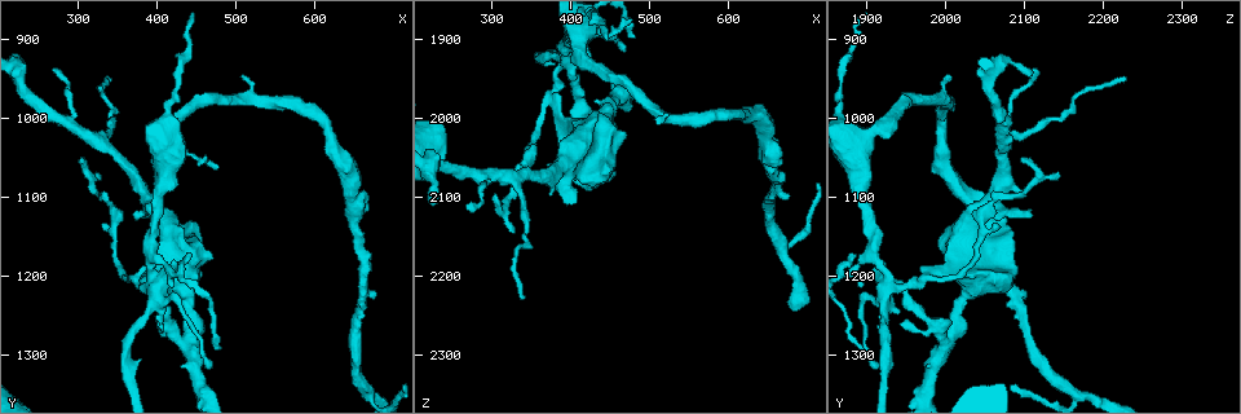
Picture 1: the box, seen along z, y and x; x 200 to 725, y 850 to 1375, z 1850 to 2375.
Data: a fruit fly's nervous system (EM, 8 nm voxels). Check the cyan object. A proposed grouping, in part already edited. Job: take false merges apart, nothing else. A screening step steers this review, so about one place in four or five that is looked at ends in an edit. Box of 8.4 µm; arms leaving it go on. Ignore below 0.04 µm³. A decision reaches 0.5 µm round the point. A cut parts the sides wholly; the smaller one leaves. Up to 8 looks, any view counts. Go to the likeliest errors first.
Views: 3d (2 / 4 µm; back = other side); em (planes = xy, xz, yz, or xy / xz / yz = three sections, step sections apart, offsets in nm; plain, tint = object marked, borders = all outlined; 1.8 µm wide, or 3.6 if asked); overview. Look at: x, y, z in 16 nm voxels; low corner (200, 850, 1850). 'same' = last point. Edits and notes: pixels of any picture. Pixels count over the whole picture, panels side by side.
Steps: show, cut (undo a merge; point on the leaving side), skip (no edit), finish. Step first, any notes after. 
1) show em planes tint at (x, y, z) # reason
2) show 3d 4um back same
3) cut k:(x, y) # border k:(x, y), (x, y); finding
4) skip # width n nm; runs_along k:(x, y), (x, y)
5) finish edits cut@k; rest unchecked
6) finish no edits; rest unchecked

show 3d 2um back at (395, 1205, 1930) # two arms in line, one across

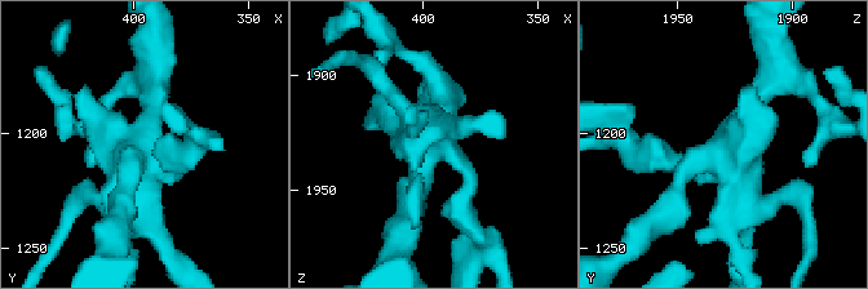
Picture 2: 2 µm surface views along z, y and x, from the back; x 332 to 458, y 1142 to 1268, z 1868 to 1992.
show em planes plain at (400, 1209, 1934)

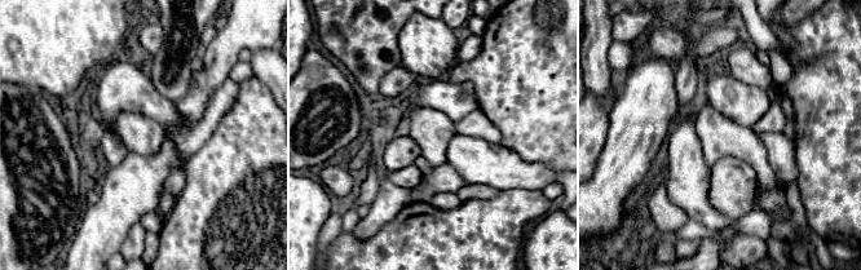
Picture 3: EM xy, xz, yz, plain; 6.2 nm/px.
show em planes tint same # where the object lies

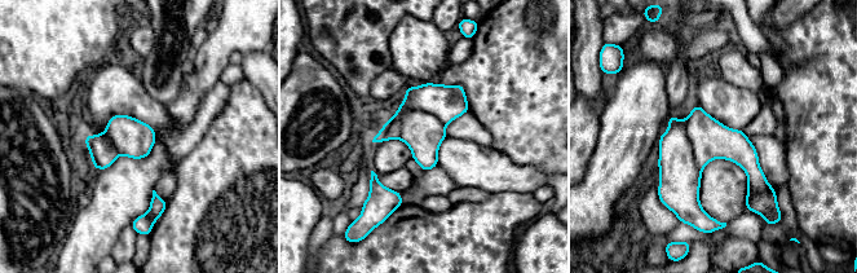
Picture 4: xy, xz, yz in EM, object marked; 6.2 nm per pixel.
cut 4:(447, 102) # part_leaving 4:(460, 89), (412, 100), (378, 139); a second neuron is stuck on

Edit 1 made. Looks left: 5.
show overview # redraw

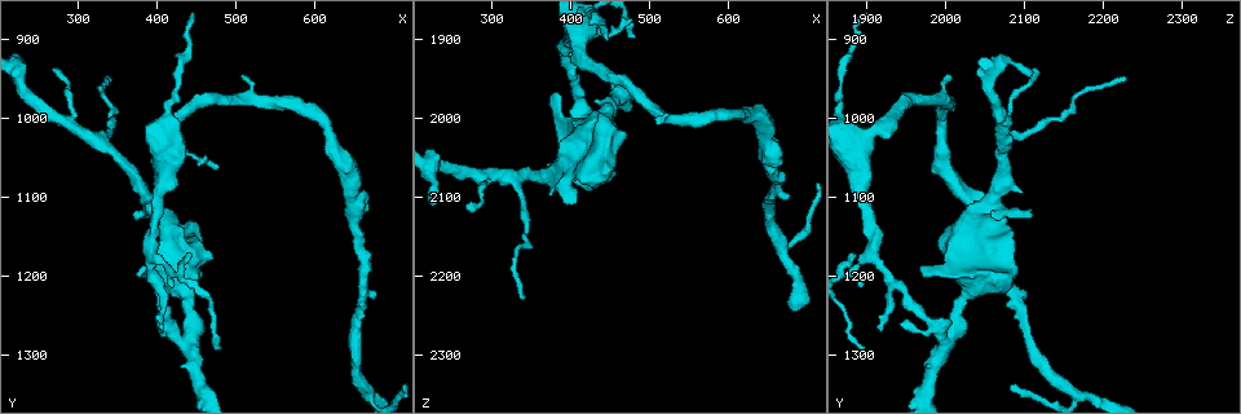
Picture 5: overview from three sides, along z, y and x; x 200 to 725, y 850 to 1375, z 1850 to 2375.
show 3d 4um at (435, 1280, 2000) # a fork

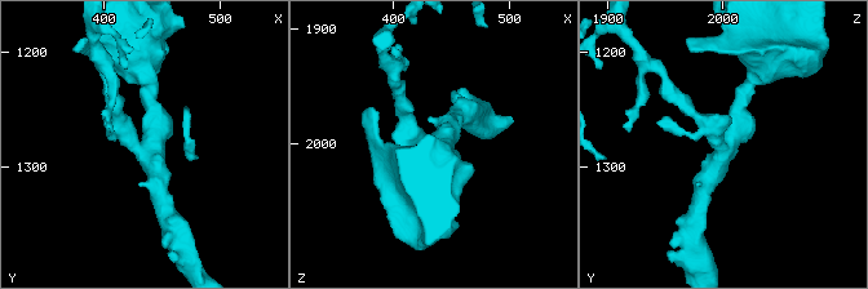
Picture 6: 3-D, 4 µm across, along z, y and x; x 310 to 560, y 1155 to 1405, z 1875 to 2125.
show em 3.6um xz step 16 tint at (438, 1286, 2002) # arms 3; arm_widths 220, 220, 260 nm; shape alone is not enough

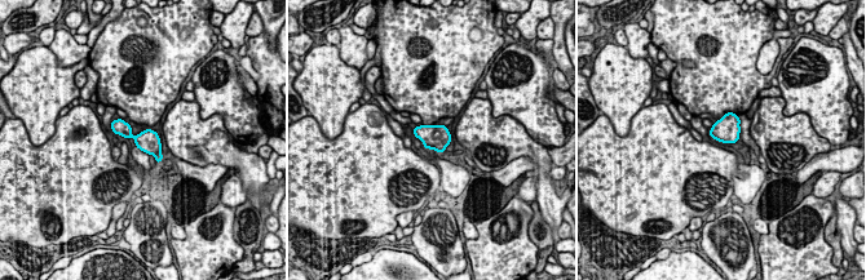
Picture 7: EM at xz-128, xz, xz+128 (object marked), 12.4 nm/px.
skip # all the same neuron

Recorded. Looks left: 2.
show 3d 2um at (400, 1125, 2070) # closes a loop

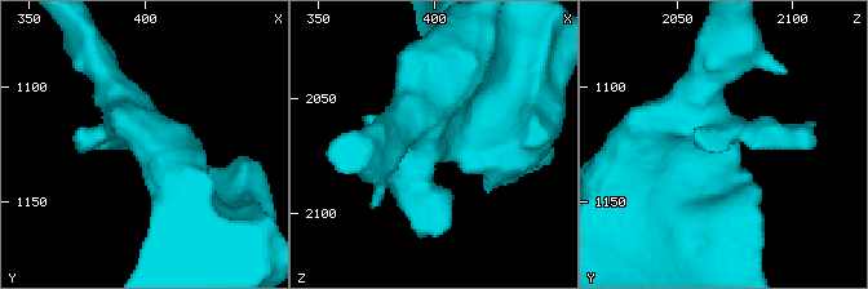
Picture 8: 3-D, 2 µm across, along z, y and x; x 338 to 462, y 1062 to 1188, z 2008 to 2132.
show em planes tint same

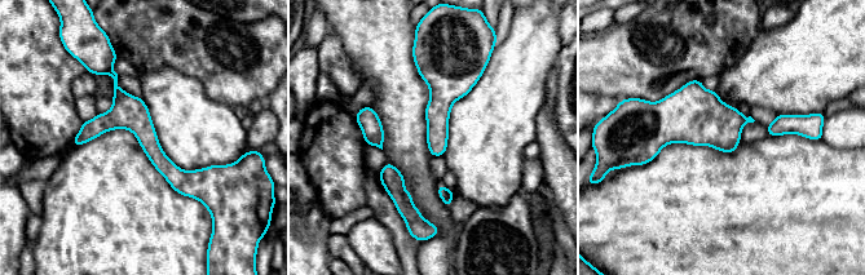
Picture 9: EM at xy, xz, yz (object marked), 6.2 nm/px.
skip # width 160 nm; continuous, no second neuron

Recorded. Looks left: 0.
finish edits cut@4; rest unchecked

